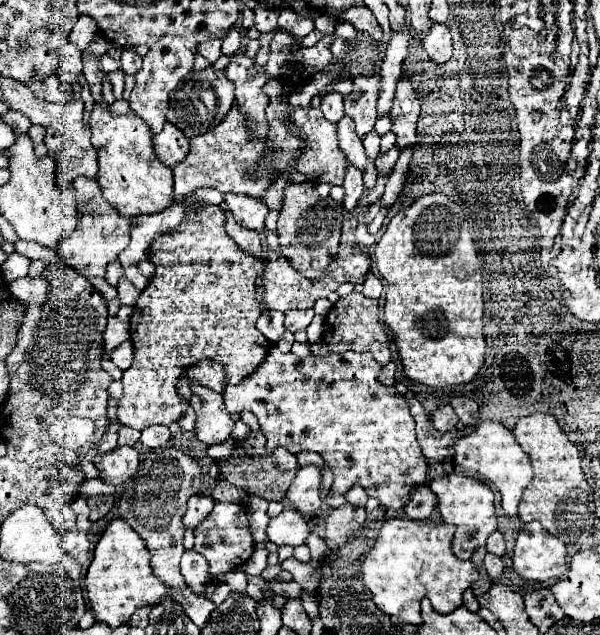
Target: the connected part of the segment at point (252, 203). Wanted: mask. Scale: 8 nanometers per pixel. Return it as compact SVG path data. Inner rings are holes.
M225 194L223 200L227 202L235 222L247 230L263 230L265 228L265 216L267 216L267 206L263 204L261 198L253 196L243 196L243 194Z

